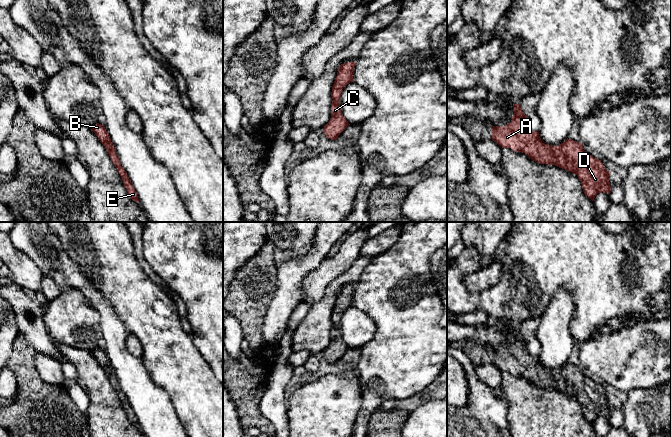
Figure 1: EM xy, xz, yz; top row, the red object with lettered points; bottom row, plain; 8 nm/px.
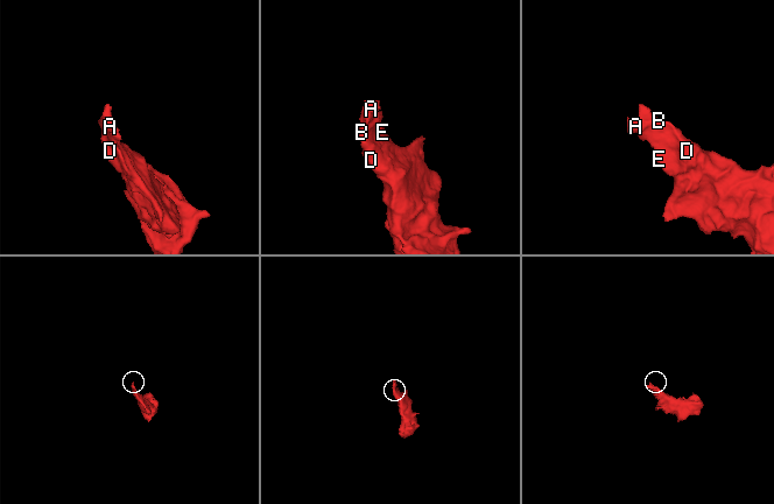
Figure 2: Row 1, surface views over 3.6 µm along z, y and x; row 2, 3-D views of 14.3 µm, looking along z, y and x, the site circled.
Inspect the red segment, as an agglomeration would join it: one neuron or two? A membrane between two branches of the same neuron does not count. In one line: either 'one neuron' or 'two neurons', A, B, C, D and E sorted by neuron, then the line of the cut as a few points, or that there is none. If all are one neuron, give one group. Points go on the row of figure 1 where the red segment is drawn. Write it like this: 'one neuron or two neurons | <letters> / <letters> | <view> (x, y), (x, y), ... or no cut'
one neuron | A B C D E | no cut

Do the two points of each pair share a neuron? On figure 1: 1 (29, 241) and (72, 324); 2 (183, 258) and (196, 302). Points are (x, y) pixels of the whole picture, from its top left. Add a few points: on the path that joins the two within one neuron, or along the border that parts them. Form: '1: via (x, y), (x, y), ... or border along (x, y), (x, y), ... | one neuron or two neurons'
1: border along (60, 290), (75, 288), (83, 296) | two neurons
2: via (194, 269), (196, 271), (196, 291) | one neuron

